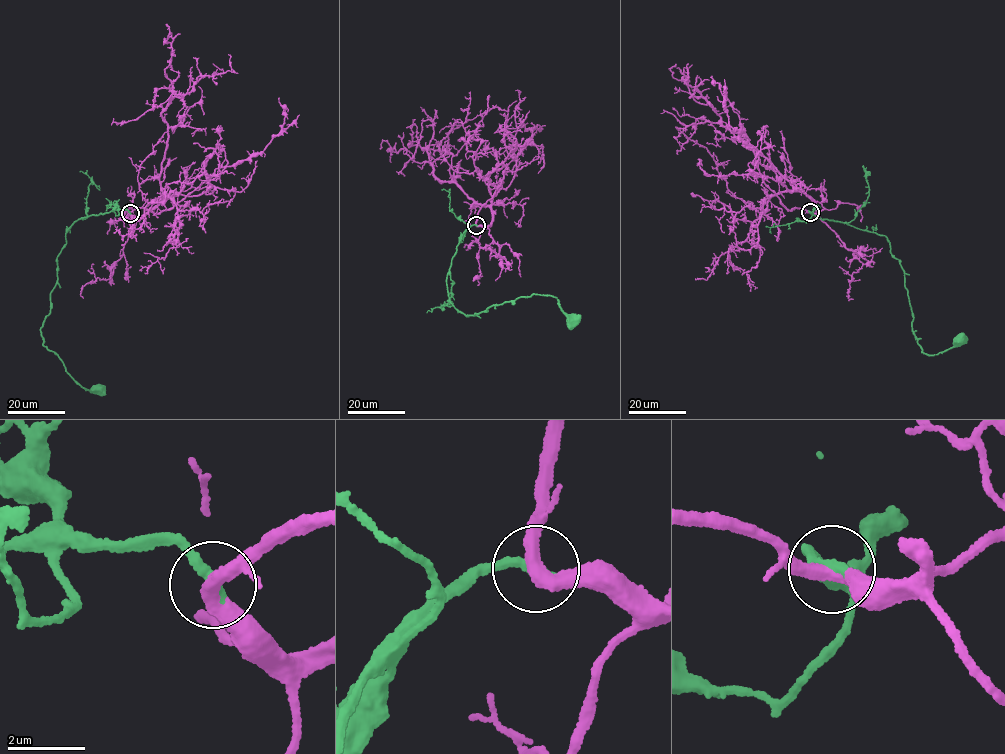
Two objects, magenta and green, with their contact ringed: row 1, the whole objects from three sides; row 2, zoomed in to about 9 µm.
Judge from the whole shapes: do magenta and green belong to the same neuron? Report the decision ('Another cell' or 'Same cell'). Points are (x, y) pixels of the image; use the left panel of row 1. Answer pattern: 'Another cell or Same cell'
Same cell

